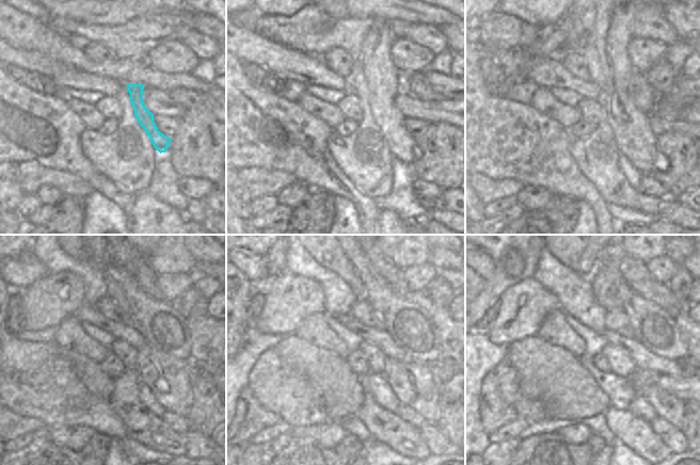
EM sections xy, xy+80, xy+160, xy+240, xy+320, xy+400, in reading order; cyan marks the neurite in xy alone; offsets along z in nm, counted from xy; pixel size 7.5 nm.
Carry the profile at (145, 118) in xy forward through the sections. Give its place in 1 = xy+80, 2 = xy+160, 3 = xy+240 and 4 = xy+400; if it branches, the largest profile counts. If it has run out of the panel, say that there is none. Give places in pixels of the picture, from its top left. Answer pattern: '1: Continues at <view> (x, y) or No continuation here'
1: Continues at xy+80 (383, 80)
2: Continues at xy+160 (609, 17)
3: Continues at xy+240 (170, 379)
4: Continues at xy+400 (667, 406).

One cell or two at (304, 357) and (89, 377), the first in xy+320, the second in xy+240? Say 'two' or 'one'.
one

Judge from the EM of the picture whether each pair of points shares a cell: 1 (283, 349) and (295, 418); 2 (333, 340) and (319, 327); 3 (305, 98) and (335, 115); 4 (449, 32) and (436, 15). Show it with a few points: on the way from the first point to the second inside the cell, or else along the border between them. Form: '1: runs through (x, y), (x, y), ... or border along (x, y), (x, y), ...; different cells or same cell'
1: border along (274, 349), (283, 361), (305, 378); different cells
2: runs through (330, 338), (322, 331); same cell
3: runs through (313, 105), (328, 112); same cell
4: border along (454, 20), (440, 27); different cells

